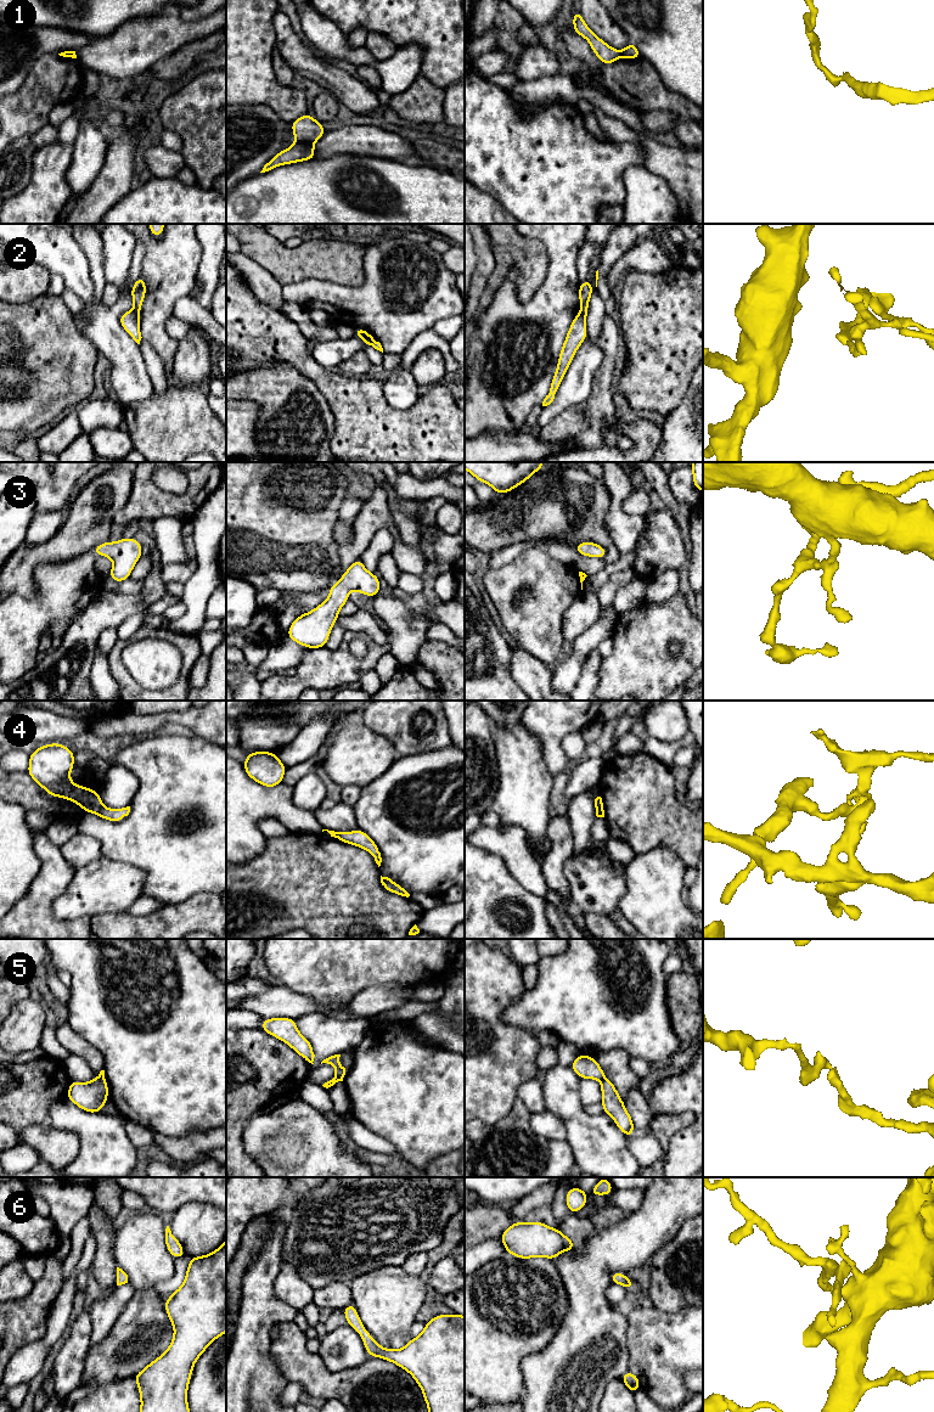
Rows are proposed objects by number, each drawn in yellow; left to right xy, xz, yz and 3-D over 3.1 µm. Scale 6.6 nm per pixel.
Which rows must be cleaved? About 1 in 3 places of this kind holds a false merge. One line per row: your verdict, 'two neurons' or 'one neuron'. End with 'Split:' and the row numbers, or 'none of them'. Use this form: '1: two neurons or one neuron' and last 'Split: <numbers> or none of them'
1: two neurons
2: two neurons
3: one neuron
4: two neurons
5: two neurons
6: one neuron
Split: 1, 2, 4, 5

